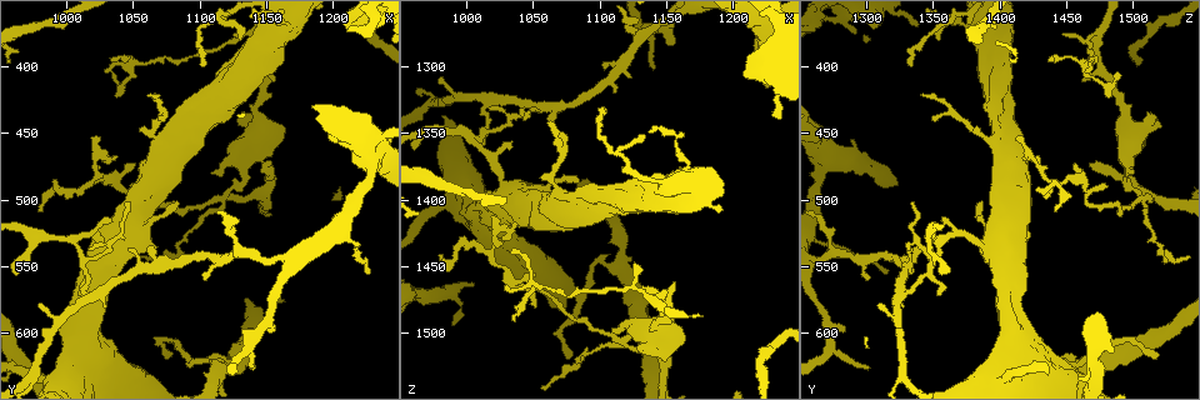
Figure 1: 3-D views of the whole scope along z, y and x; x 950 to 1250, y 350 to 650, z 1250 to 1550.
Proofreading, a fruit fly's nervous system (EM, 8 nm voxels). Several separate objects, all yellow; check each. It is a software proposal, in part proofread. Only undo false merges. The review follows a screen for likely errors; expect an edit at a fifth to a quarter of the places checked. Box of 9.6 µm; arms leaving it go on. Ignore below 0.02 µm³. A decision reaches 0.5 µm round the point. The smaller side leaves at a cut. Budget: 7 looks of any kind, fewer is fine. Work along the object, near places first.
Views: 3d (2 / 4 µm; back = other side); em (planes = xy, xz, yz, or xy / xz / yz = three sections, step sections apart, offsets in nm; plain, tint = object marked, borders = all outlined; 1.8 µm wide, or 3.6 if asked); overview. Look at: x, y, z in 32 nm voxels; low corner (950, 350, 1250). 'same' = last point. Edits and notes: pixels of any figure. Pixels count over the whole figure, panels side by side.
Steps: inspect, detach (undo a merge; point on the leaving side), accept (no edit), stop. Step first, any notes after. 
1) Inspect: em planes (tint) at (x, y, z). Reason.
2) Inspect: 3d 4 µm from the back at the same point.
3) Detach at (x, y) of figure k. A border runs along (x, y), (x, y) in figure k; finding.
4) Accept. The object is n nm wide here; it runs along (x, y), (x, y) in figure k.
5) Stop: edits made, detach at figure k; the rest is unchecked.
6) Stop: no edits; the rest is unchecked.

Inspect: 3d 2 µm at (1112, 622, 1450). Calibre changes.

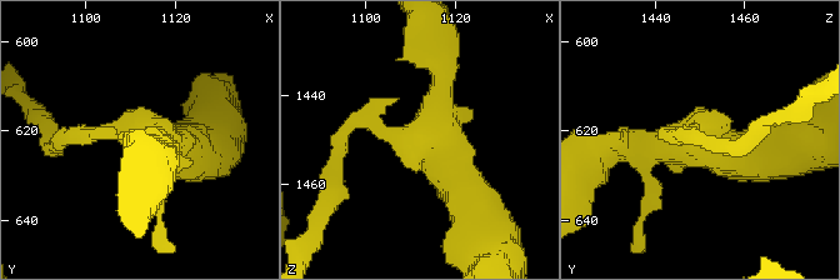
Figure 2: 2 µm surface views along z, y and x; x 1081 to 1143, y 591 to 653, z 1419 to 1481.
Inspect: em 3.6 µm planes (tint) at the same point. Shape alone is not enough.

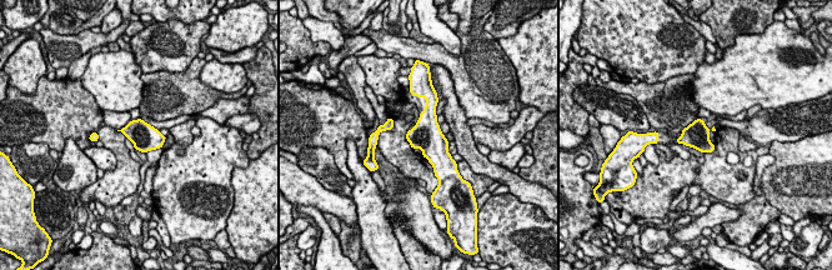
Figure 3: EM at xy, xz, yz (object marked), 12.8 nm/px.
Accept. Continuous, no second neuron.

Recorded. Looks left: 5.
Inspect: 3d 4 µm at (1028, 536, 1390). Sudden change in width.

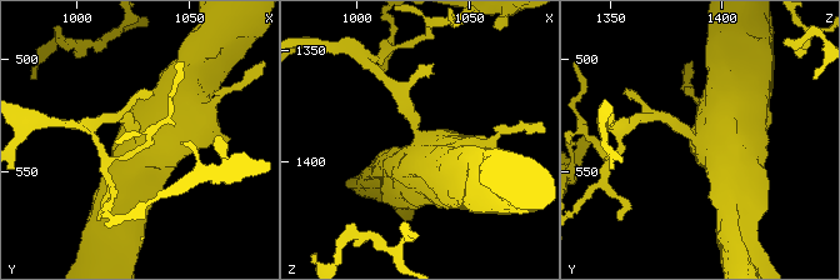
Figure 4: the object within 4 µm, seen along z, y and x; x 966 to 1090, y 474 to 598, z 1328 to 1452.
Inspect: em xz step 8 (tint) at (1030, 535, 1390). Need the tissue.

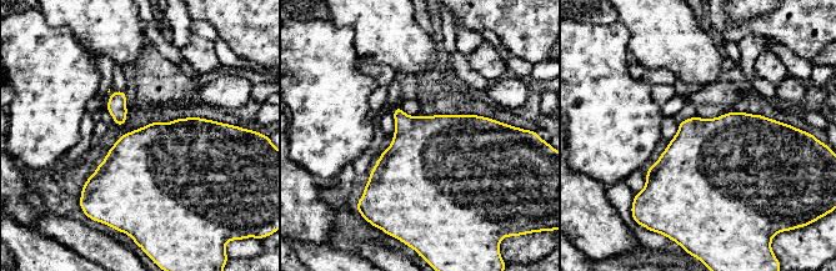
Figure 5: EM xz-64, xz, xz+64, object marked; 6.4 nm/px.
Accept. One neuron here.

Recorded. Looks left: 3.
Inspect: em xy step 4 (borders) at (1142, 376, 1474).

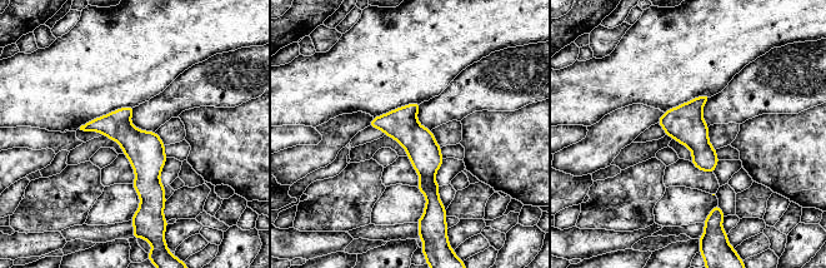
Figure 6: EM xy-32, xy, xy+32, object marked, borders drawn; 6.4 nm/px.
Accept. It runs along (375, 120), (425, 155), (429, 203) in figure 6; continuous, no second neuron.

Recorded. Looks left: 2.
Stop: no edits; the rest is unchecked.

